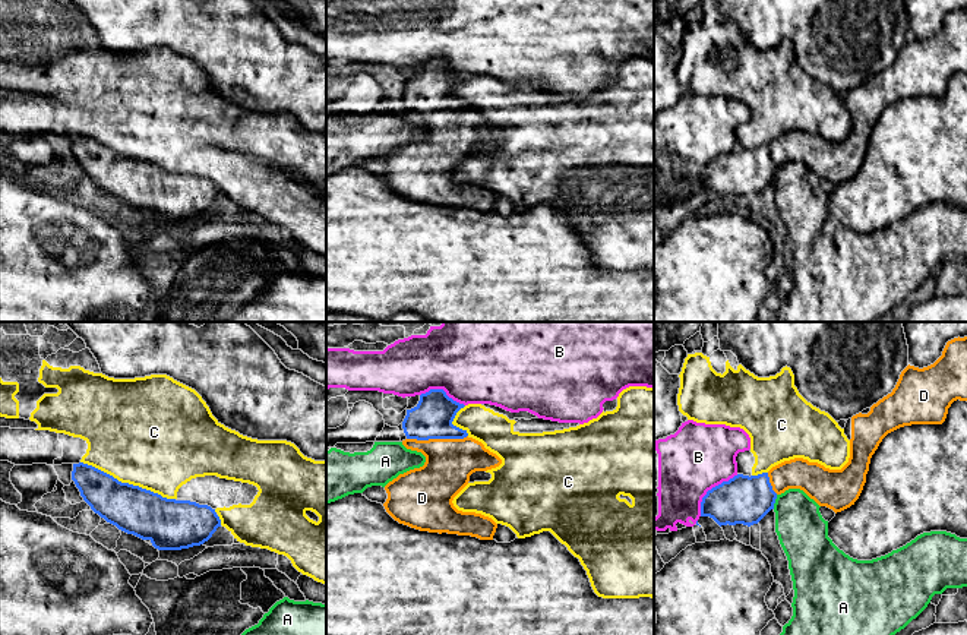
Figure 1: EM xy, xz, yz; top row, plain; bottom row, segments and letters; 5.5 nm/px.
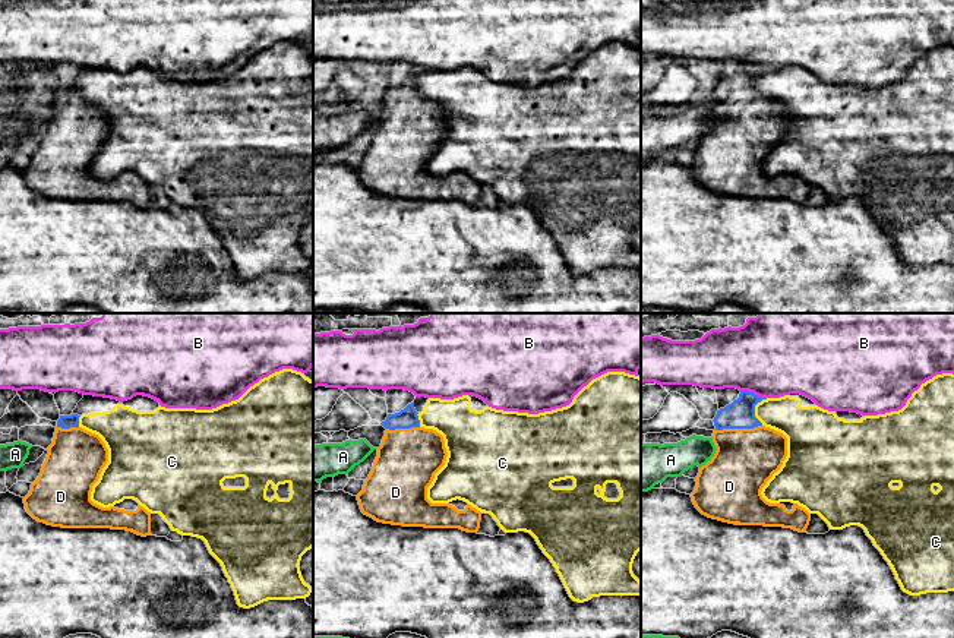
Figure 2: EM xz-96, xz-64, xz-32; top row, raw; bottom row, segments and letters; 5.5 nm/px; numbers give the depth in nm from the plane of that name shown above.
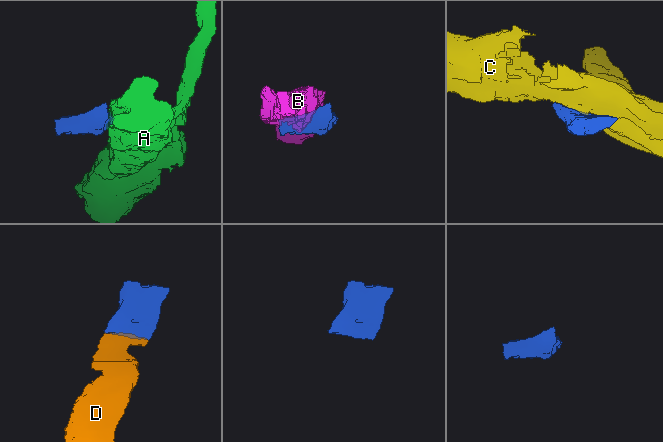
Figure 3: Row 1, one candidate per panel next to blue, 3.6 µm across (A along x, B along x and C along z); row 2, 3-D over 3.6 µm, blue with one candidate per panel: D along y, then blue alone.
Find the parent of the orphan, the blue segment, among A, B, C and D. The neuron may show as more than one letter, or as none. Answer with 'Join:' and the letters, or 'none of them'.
Join: D

